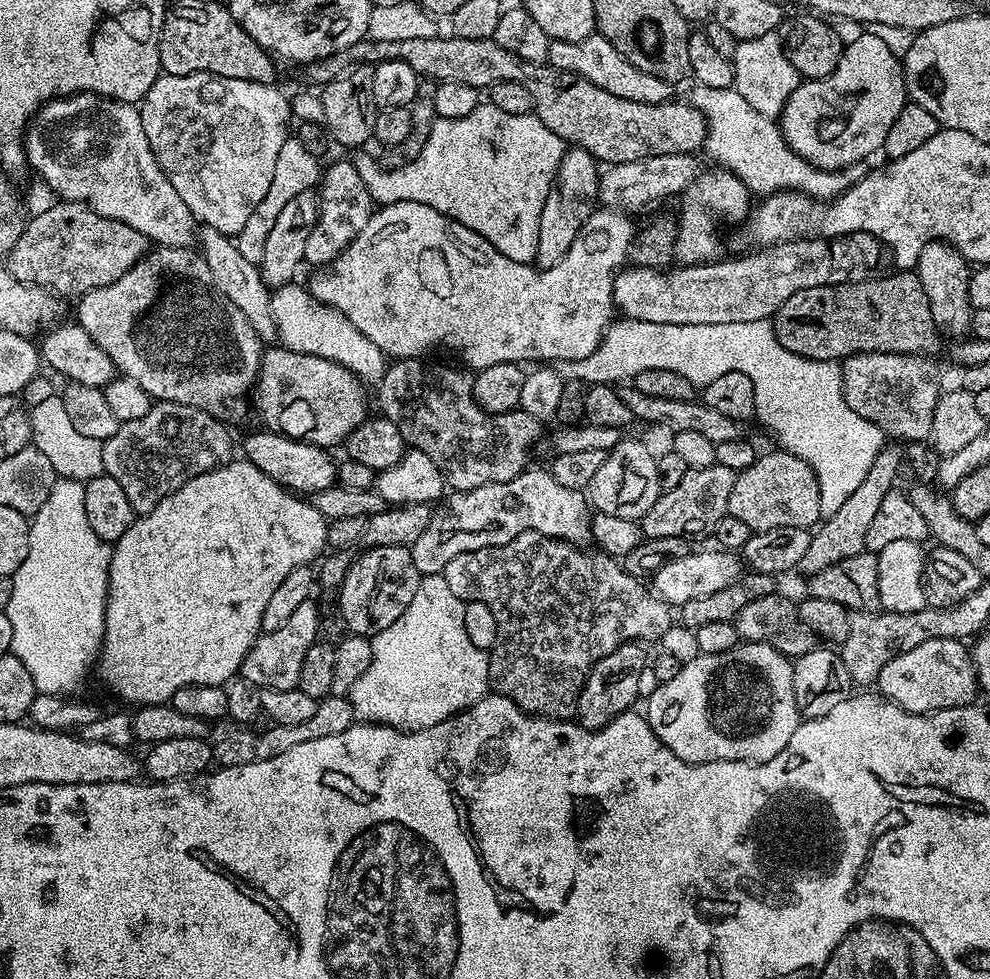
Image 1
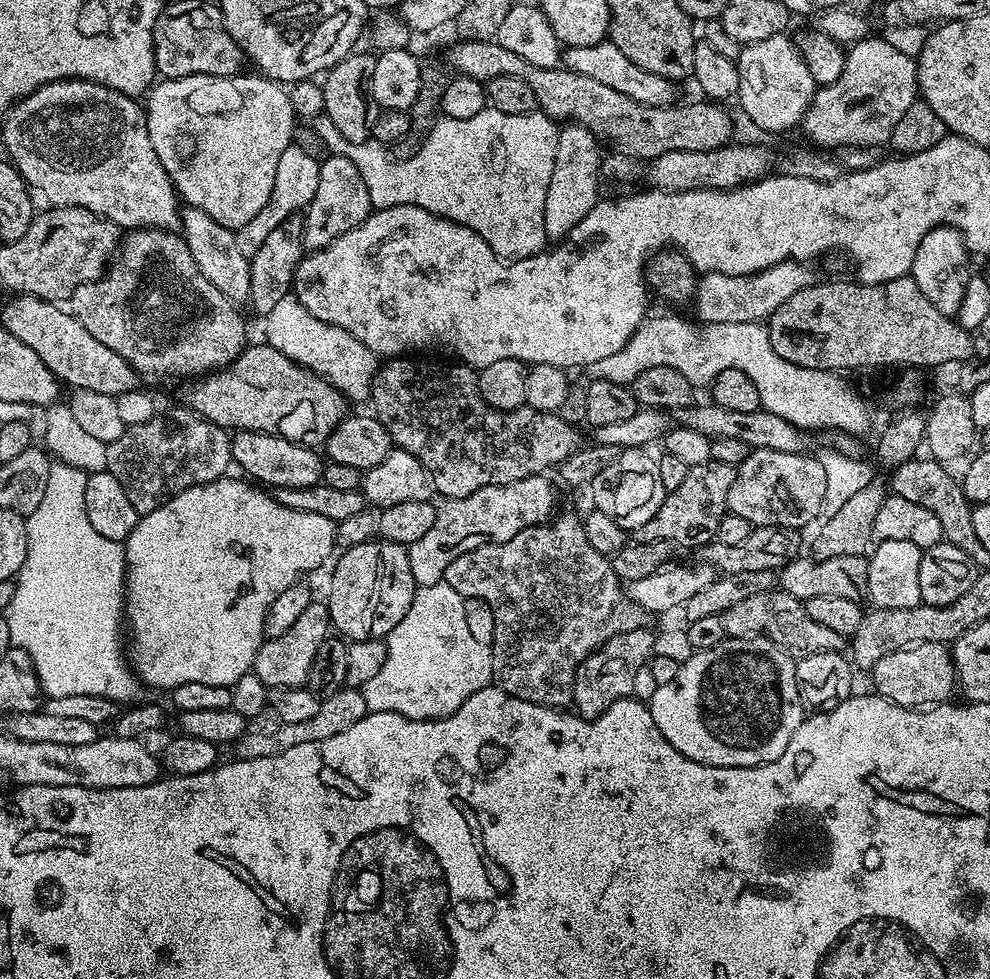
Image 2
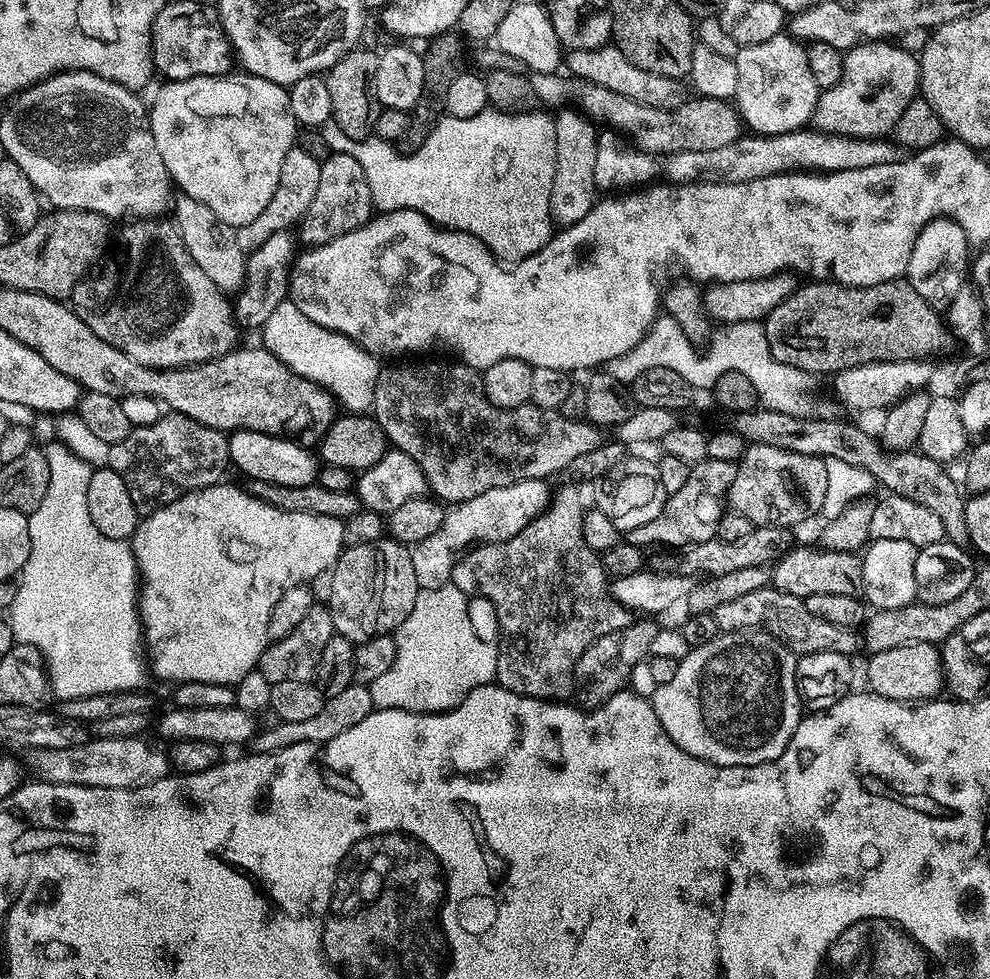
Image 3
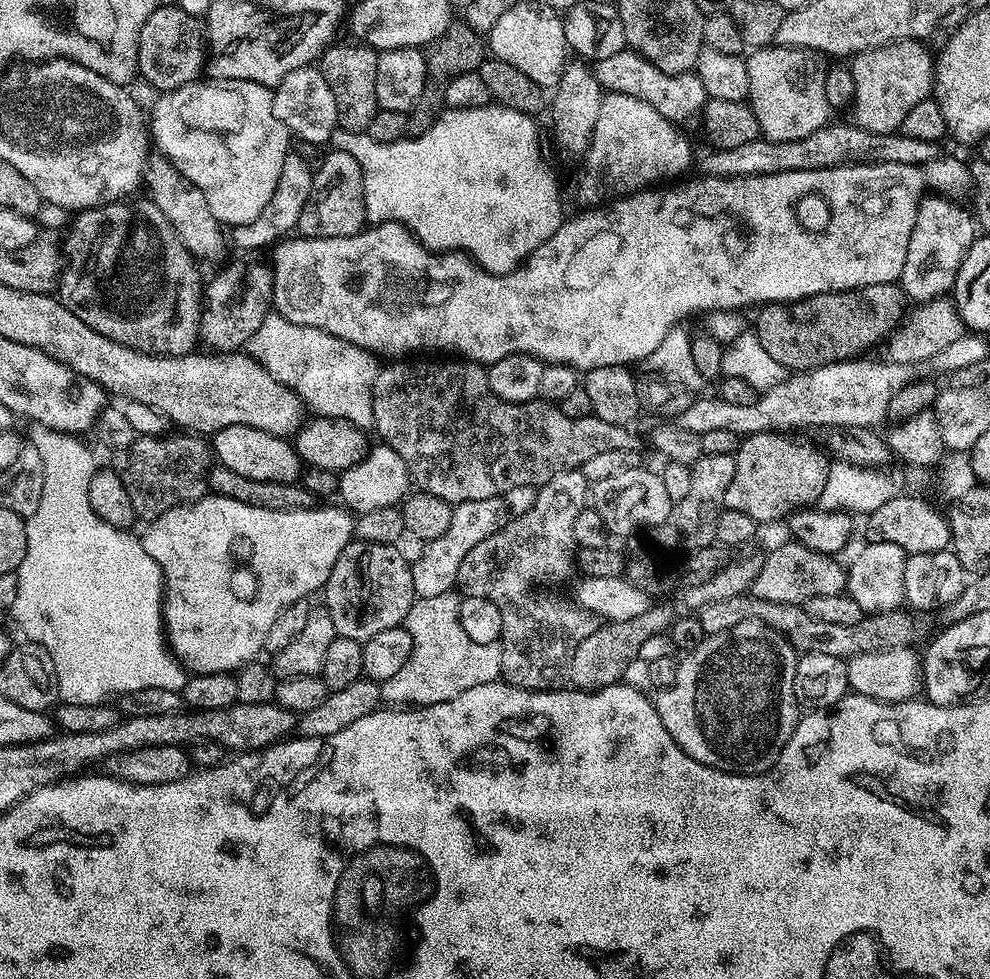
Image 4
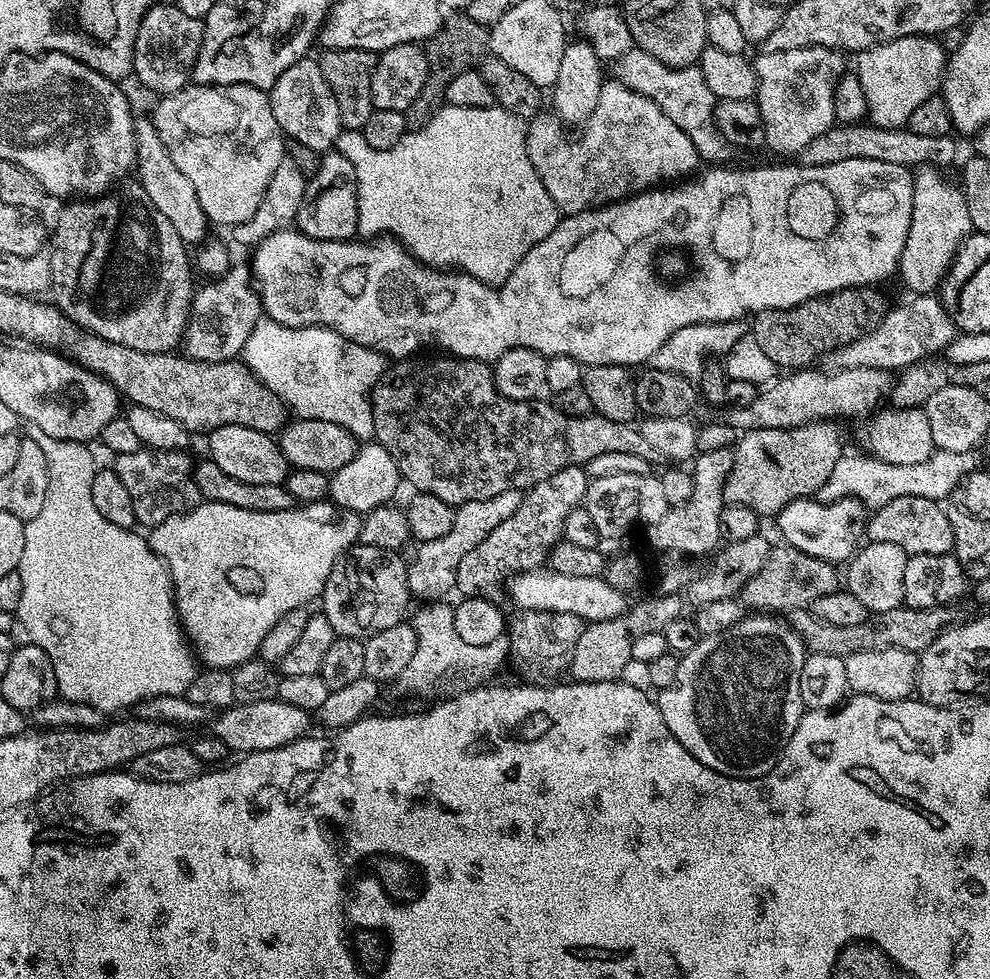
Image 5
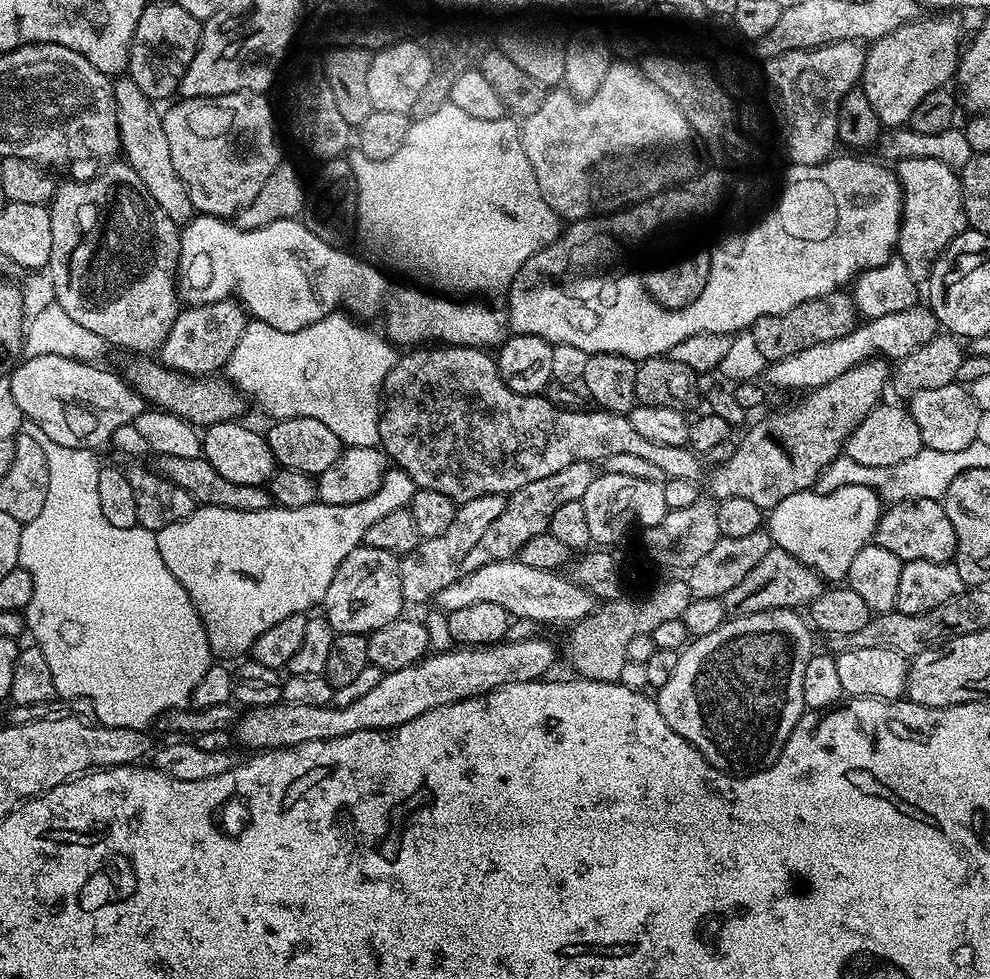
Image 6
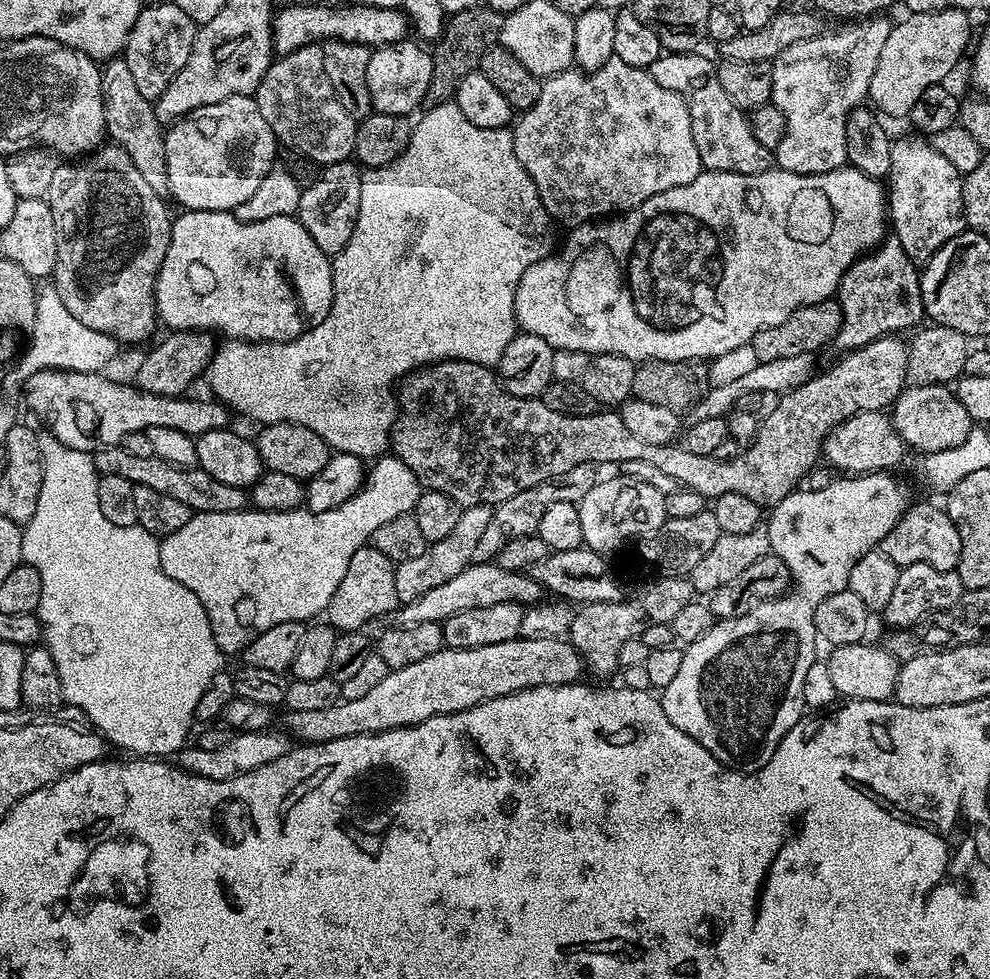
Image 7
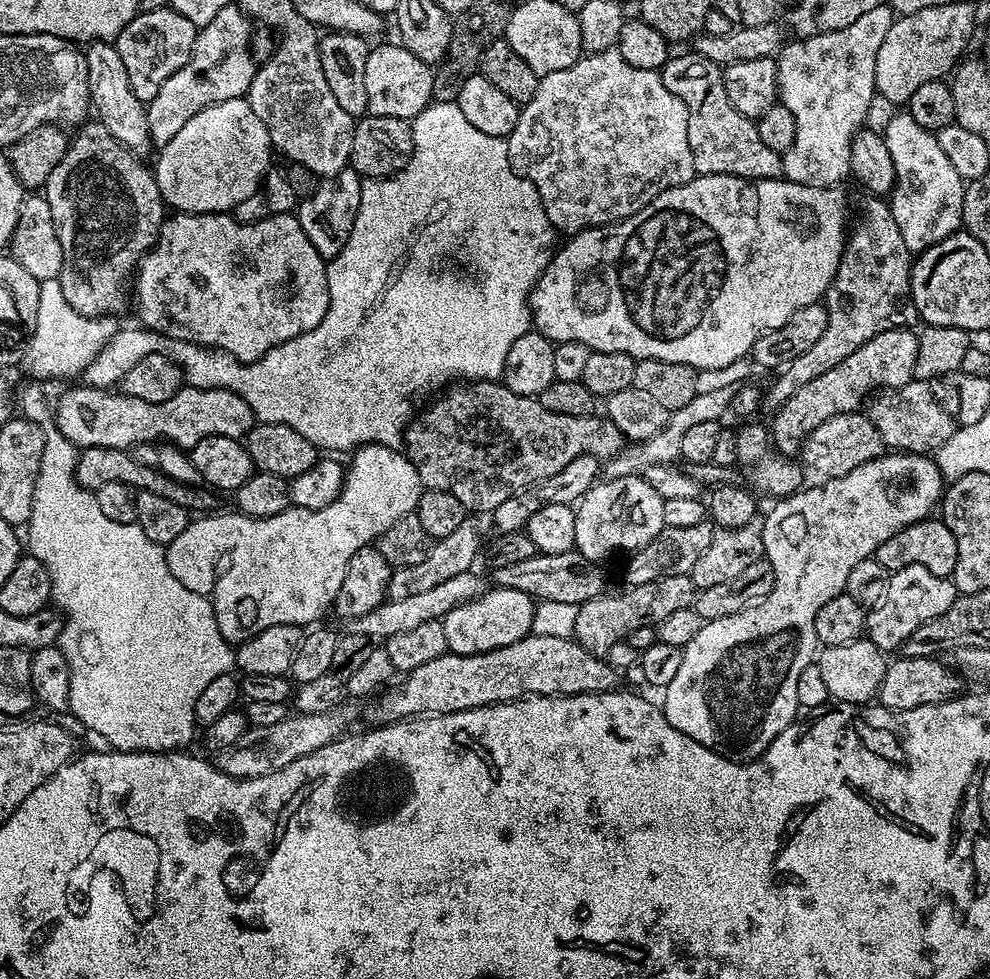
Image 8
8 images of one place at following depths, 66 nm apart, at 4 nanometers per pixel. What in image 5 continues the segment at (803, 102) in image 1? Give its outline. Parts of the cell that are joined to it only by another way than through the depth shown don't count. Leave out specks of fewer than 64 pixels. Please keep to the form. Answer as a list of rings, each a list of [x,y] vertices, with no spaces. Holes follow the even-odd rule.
[[[920,36],[920,48],[884,48],[879,44],[855,57],[854,74],[862,84],[866,116],[876,127],[905,127],[914,109],[937,95],[946,67],[946,48],[944,52],[938,41],[936,36]]]

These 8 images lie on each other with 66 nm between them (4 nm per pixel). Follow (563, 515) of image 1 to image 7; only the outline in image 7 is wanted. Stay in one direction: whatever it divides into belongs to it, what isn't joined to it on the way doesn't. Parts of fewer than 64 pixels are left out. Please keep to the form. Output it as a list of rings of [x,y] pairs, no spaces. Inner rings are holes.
[[[470,504],[461,511],[454,530],[446,534],[446,538],[429,543],[427,550],[418,558],[410,558],[406,562],[395,565],[396,598],[401,605],[414,602],[414,598],[422,598],[426,590],[434,590],[434,586],[442,586],[442,582],[450,582],[454,574],[468,567],[478,542],[482,542],[482,534],[486,534],[486,526],[490,526],[493,509],[487,504]]]

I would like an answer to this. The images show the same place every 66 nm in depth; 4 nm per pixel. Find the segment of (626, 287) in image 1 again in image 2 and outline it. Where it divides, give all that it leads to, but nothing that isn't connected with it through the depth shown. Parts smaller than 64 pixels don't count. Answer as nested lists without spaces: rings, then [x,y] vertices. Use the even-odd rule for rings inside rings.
[[[783,260],[766,270],[745,276],[705,272],[699,277],[694,293],[695,319],[704,324],[759,324],[767,321],[774,310],[778,310],[778,306],[786,302],[786,298],[791,298],[793,294],[798,294],[798,290],[817,283],[818,276],[808,268],[811,267],[799,260]]]

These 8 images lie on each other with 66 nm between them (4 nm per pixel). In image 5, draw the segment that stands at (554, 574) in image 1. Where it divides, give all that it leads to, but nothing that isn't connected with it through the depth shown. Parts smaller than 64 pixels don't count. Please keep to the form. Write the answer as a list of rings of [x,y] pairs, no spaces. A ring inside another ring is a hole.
[[[575,464],[558,470],[558,474],[527,489],[518,510],[514,510],[514,514],[510,514],[510,518],[506,518],[506,522],[494,526],[494,530],[490,530],[490,534],[486,534],[486,538],[482,538],[482,542],[478,542],[478,546],[474,546],[474,550],[470,550],[470,554],[466,554],[466,558],[462,558],[462,562],[458,562],[454,573],[455,591],[457,588],[464,596],[484,594],[489,591],[487,588],[502,583],[504,579],[505,583],[519,572],[530,572],[541,567],[545,563],[546,554],[551,553],[552,547],[559,544],[562,539],[564,519],[570,514],[570,510],[581,507],[582,501],[587,497],[589,483],[590,477],[587,471],[581,465]],[[521,611],[506,628],[508,655],[510,664],[521,672],[527,683],[537,686],[548,686],[559,681],[560,676],[569,671],[574,646],[578,646],[578,638],[582,638],[586,627],[585,621],[574,614],[558,614],[557,612]]]

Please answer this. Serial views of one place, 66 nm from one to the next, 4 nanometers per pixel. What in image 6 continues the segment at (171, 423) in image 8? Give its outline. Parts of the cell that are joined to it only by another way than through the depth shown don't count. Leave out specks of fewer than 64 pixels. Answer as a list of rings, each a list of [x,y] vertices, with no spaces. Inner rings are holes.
[[[42,354],[40,357],[21,359],[7,377],[9,392],[18,402],[21,417],[27,423],[38,426],[58,446],[88,448],[100,450],[103,444],[111,441],[118,426],[134,424],[138,414],[146,411],[146,401],[138,395],[123,375],[111,372],[108,368],[99,368],[100,364],[73,357],[58,357],[56,354]]]

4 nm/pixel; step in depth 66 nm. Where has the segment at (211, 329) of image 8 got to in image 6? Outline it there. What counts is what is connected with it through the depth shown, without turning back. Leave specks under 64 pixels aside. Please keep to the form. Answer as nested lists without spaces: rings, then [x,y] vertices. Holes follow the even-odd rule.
[[[196,214],[183,225],[180,234],[180,253],[176,259],[178,296],[185,305],[195,306],[228,300],[236,292],[235,299],[243,305],[247,315],[253,320],[261,320],[275,333],[297,332],[343,309],[356,318],[384,312],[383,331],[396,346],[424,346],[429,342],[440,341],[458,348],[488,350],[491,344],[496,346],[501,343],[500,324],[486,305],[459,304],[456,301],[459,299],[444,294],[423,292],[420,288],[407,288],[404,284],[391,284],[374,265],[364,260],[355,260],[350,253],[340,250],[314,235],[299,219],[270,222],[270,226],[262,226],[258,230],[242,230],[227,219]]]

